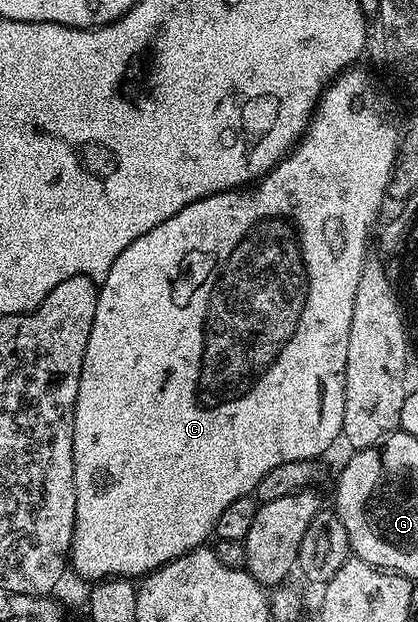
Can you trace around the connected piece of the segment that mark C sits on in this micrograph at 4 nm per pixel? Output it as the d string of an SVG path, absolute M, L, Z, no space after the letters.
M345 68L324 87L316 109L313 110L311 118L308 119L308 127L300 135L300 141L288 151L285 158L273 166L267 174L256 179L255 182L234 190L223 190L221 194L211 194L205 198L198 198L194 204L186 204L182 212L174 212L170 220L162 220L158 228L150 228L146 236L138 236L134 244L130 244L110 264L106 280L99 283L96 296L96 307L94 308L94 324L90 328L90 340L86 344L86 356L82 360L82 376L78 380L78 400L74 412L74 536L72 537L72 552L70 555L70 566L77 570L84 578L91 580L103 580L105 578L126 578L129 580L143 579L144 575L151 574L160 566L165 566L170 560L174 560L183 554L189 554L191 550L199 550L205 545L209 537L213 537L218 516L234 500L247 498L255 491L258 480L270 472L270 468L278 468L283 462L294 460L316 460L321 456L323 450L332 446L335 438L339 439L342 434L342 412L344 411L344 373L346 372L346 348L350 340L350 316L354 310L354 292L357 288L360 269L364 266L368 250L368 233L372 230L372 221L376 213L381 213L386 202L388 185L392 183L392 171L396 165L396 155L400 149L401 127L398 125L397 115L388 113L389 95L384 95L378 87L372 83L372 78L364 70L357 68Z

